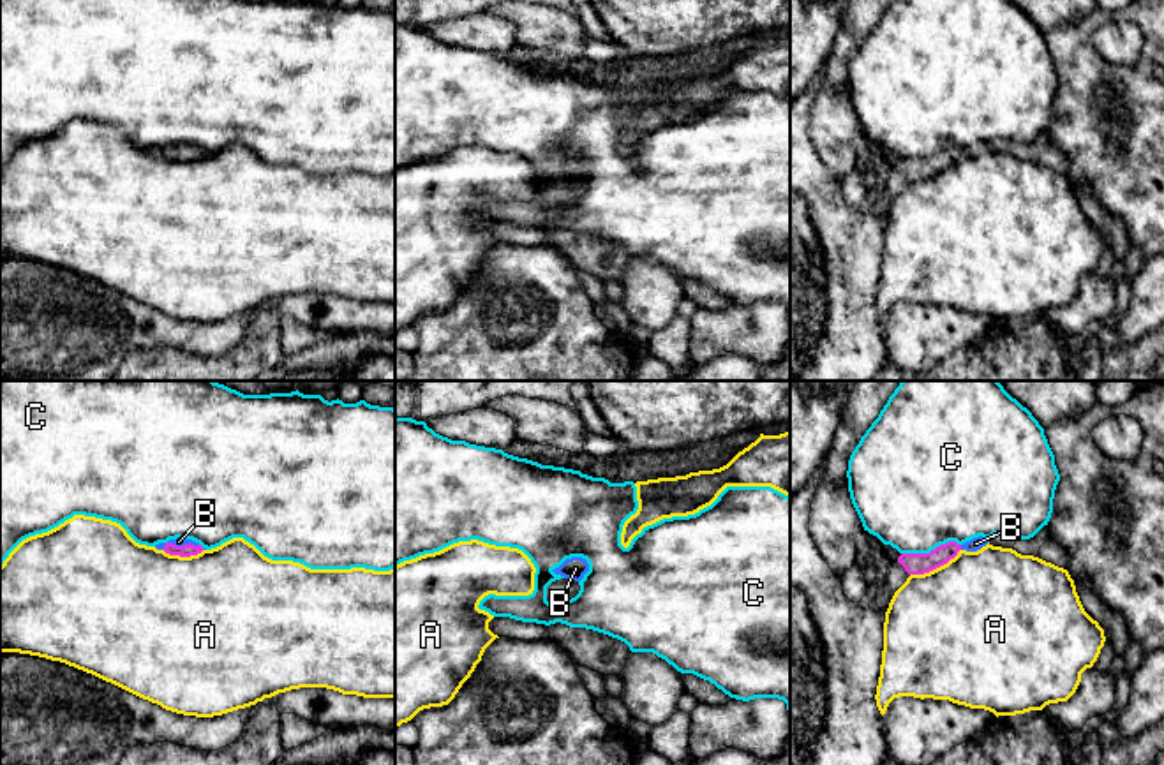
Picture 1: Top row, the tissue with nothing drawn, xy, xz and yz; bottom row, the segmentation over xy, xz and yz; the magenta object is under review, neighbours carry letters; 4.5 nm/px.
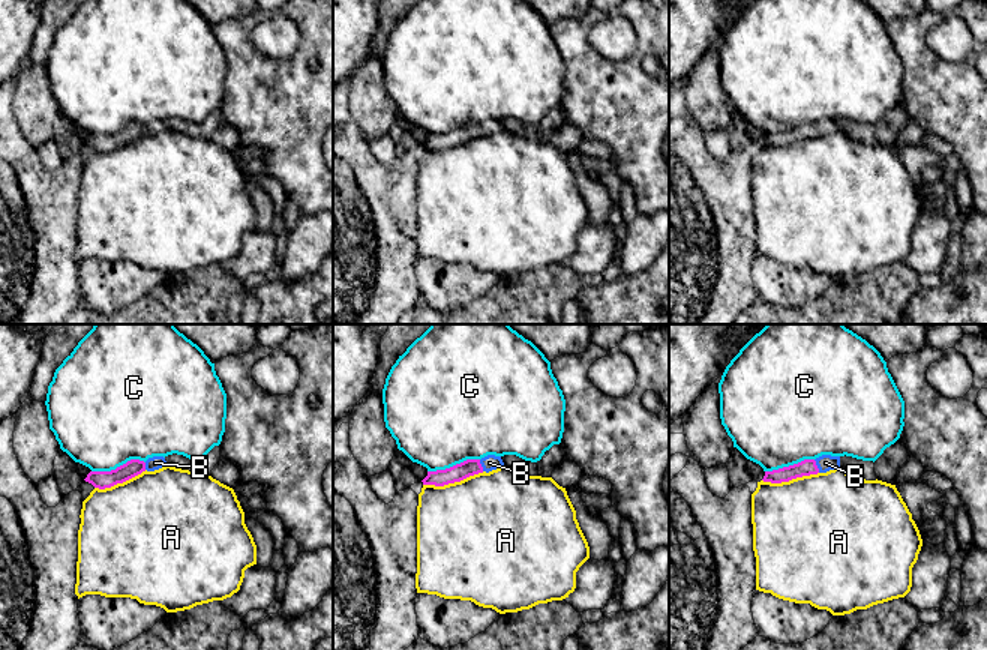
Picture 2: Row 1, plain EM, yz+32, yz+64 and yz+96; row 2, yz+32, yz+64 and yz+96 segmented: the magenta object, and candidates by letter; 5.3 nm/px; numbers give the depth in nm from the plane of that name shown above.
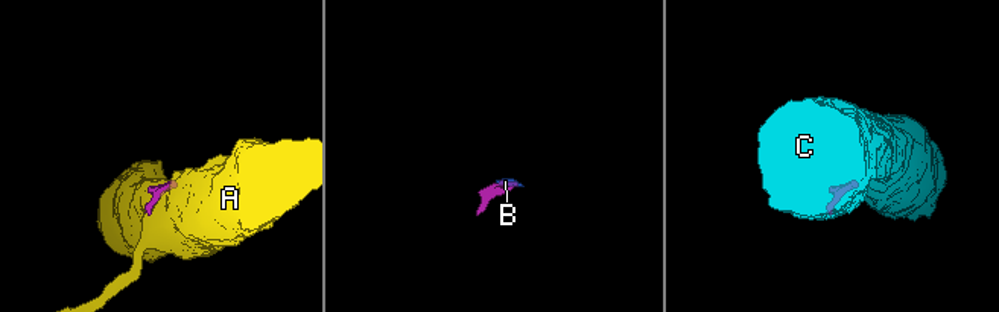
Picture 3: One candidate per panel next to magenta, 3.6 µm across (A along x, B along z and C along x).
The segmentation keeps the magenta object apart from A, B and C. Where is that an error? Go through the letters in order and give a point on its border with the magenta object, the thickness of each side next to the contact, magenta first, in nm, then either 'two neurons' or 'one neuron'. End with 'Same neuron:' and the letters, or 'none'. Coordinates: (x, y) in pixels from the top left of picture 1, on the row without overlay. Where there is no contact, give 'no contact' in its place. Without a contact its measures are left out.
A: contact yz (935, 173); calibres 100 and 500 nm; two neurons
B: contact xy (180, 152); calibres 60 and 50 nm; one neuron
C: contact yz (932, 155); calibres 100 and 480 nm; two neurons
Same neuron: B

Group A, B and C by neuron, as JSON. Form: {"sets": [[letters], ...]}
{"sets": [["A"], ["B"], ["C"]]}

